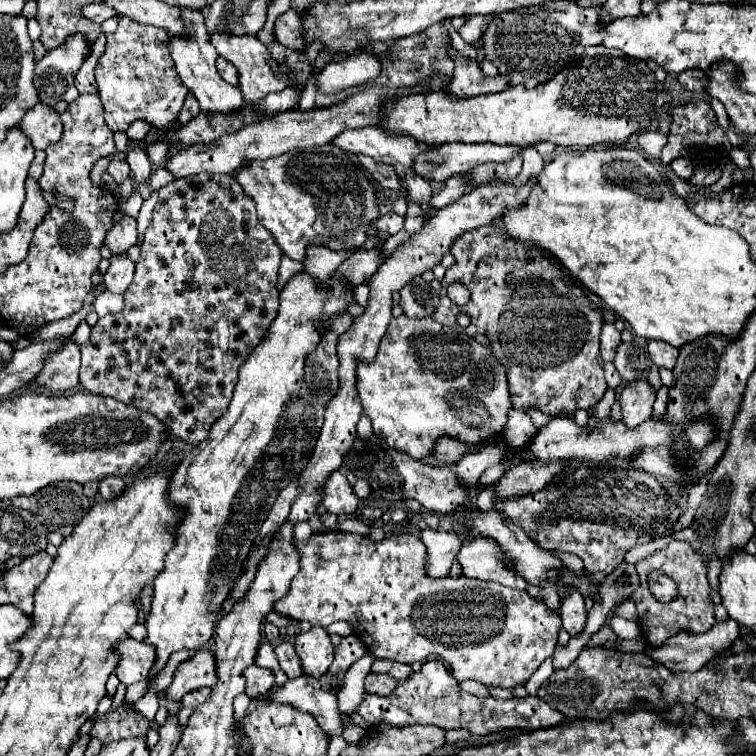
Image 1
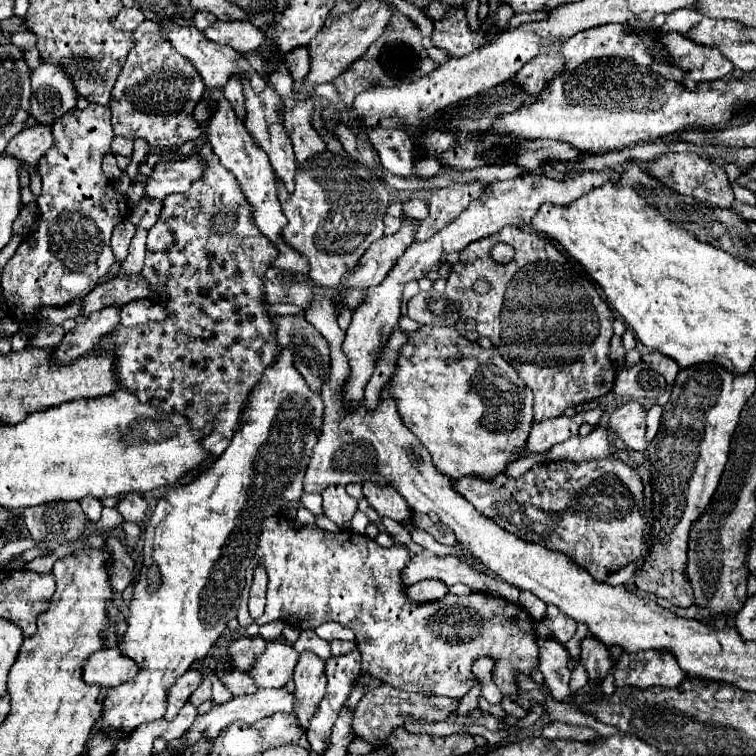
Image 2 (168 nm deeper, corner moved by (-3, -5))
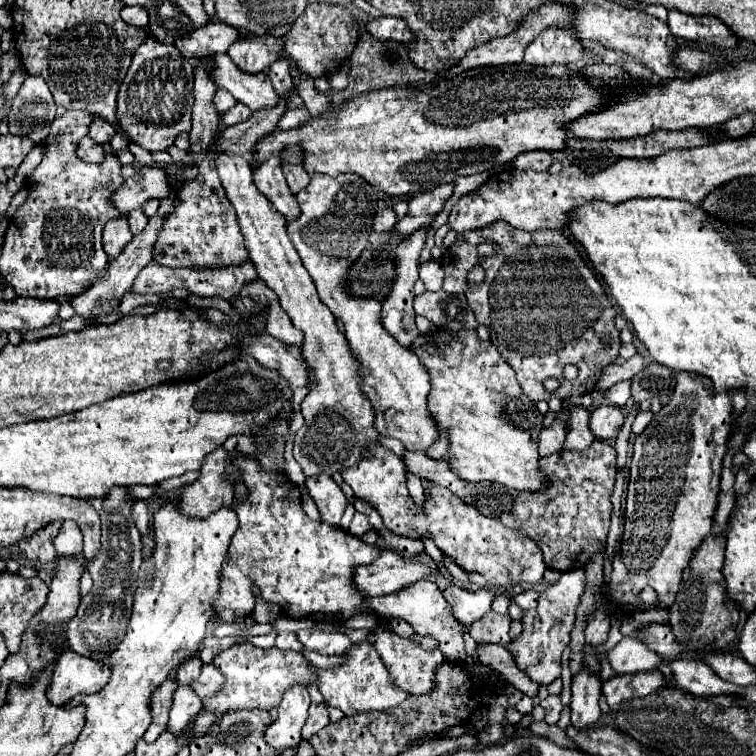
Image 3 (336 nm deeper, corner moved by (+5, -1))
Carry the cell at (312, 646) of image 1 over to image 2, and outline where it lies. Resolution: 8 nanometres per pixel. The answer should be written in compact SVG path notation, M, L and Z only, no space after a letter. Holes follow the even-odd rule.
M312 651L300 653L298 665L294 669L294 683L294 695L298 701L296 717L306 729L326 691L326 661Z

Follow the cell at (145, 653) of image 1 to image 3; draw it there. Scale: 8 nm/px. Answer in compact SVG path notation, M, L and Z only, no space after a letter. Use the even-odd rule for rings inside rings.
M66 651L58 657L50 683L46 687L46 697L52 705L64 705L74 695L98 693L108 681L110 669L74 651Z

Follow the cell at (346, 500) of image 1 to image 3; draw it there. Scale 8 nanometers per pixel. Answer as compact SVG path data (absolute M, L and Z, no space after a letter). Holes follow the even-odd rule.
M322 473L322 475L314 475L314 477L306 477L304 487L312 495L312 499L320 511L320 519L328 525L340 527L340 519L342 519L342 513L344 513L348 501L346 501L342 489L336 485L336 481Z

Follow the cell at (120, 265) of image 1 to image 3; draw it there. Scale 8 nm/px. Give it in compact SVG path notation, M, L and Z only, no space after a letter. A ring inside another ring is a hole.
M134 209L128 213L128 223L130 223L132 233L140 233L146 227L146 221L148 221L148 217L142 209Z

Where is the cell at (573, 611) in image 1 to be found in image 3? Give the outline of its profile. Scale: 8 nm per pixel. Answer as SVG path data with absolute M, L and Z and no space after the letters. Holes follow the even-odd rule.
M582 669L572 679L572 727L574 729L588 729L600 719L600 707L598 699L602 695L600 691L600 675L590 673L588 669Z

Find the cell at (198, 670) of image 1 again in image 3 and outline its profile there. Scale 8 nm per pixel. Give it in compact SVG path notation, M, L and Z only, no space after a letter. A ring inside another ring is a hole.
M164 681L152 695L150 695L150 713L152 713L152 723L144 733L144 741L156 741L156 737L166 731L168 725L168 711L172 705L172 695L174 695L176 683L174 681Z

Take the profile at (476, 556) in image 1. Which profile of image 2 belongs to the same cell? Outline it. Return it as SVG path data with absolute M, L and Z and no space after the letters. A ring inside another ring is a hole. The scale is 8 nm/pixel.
M422 551L414 555L410 559L410 565L402 571L402 581L406 581L406 585L410 587L422 579L440 579L446 585L464 583L472 591L482 591L482 593L492 591L514 603L518 603L518 595L520 595L518 587L498 577L478 571L476 567L472 567L470 561L466 561L464 557L456 557L456 555L440 557L430 551Z

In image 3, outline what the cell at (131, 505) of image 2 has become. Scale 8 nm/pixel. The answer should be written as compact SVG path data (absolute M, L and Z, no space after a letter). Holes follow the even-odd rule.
M140 499L140 501L134 503L132 513L134 513L134 521L136 521L140 533L142 533L142 535L148 535L148 533L150 533L150 515L148 515L148 505Z

